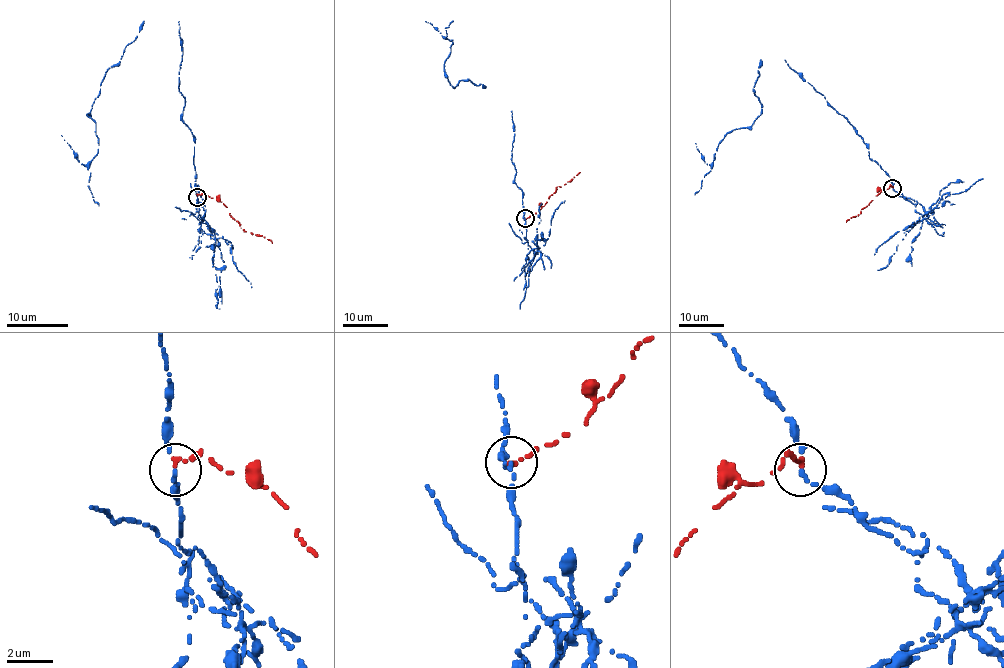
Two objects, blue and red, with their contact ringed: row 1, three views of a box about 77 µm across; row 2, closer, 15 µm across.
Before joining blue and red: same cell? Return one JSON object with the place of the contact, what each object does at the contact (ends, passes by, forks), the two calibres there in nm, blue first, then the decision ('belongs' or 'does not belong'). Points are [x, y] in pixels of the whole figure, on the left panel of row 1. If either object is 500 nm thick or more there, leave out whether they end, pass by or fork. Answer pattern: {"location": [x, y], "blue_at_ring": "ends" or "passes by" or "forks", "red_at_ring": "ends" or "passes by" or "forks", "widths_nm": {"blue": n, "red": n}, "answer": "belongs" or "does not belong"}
{"location": [197, 197], "blue_at_ring": "ends", "red_at_ring": "ends", "widths_nm": {"blue": 220, "red": 220}, "answer": "does not belong"}

